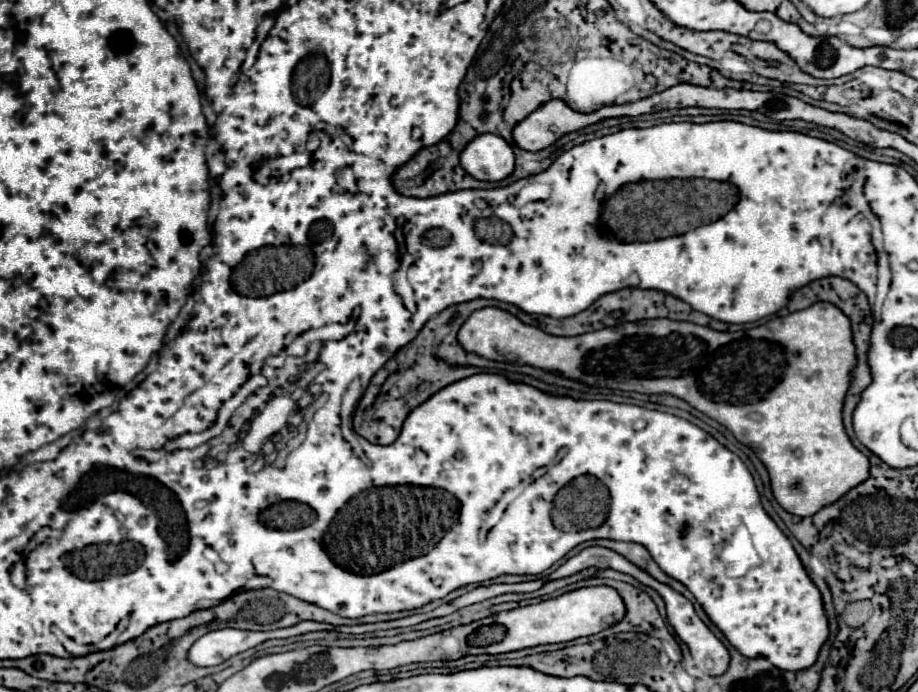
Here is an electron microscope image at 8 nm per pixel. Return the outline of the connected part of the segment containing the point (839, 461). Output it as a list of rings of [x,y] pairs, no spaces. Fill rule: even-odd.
[[[813,303],[803,311],[795,311],[787,317],[771,319],[755,329],[735,333],[719,333],[687,321],[649,319],[577,337],[547,335],[537,327],[521,323],[507,311],[485,307],[469,315],[459,329],[457,339],[465,351],[485,359],[491,359],[491,349],[495,349],[501,355],[511,355],[511,361],[517,365],[531,365],[543,371],[561,373],[567,379],[581,381],[591,387],[609,387],[647,395],[669,393],[687,401],[697,411],[727,427],[739,443],[755,451],[769,471],[771,491],[777,503],[793,515],[815,515],[821,507],[831,505],[869,477],[869,461],[853,447],[841,421],[843,399],[857,359],[851,339],[851,323],[833,303]]]

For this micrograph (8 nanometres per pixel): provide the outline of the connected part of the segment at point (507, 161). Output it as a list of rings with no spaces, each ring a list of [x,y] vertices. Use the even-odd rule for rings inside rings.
[[[477,135],[459,155],[461,167],[481,181],[501,181],[515,169],[515,155],[499,135]]]

